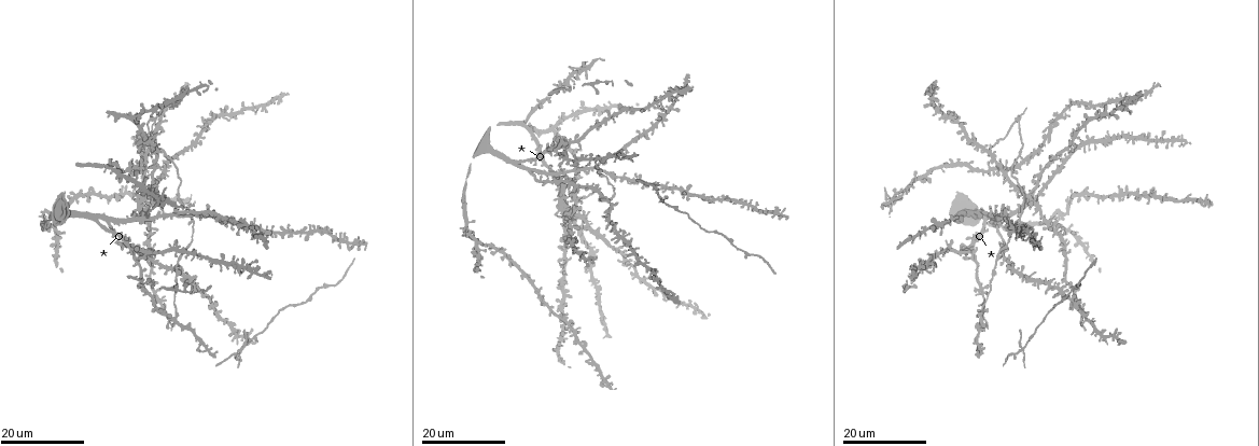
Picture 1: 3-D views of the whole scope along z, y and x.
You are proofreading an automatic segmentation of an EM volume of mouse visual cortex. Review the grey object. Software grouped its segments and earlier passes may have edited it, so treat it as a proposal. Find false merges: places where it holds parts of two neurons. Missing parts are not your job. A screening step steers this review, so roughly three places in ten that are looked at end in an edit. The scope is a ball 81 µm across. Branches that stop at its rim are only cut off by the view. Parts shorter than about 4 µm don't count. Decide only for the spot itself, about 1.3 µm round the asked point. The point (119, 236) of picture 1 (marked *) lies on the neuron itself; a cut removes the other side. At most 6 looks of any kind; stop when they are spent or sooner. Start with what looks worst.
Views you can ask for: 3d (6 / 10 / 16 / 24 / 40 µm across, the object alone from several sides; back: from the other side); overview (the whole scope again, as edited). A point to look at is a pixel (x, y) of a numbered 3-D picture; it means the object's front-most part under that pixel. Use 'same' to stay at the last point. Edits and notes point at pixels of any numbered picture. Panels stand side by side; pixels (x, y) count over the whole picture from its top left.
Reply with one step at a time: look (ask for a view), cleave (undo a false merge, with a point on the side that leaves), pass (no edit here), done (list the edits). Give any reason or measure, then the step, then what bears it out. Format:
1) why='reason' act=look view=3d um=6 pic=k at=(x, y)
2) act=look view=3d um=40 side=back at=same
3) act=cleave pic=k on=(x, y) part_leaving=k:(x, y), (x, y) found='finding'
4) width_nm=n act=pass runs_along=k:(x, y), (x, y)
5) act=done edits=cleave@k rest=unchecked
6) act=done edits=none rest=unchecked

why='four or more arms meet' act=look view=3d um=16 pic=1 at=(1021, 347)

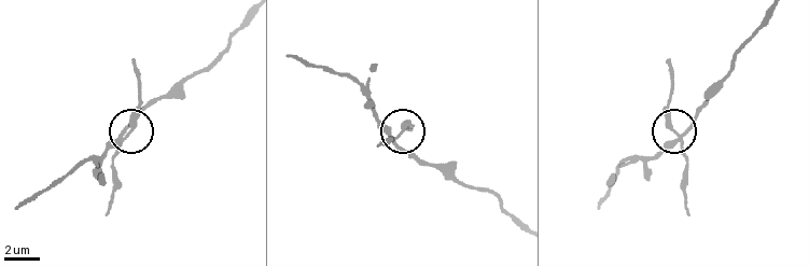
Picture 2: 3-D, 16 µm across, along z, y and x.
why='zoom in' act=look view=3d um=10 pic=2 at=(396, 135)

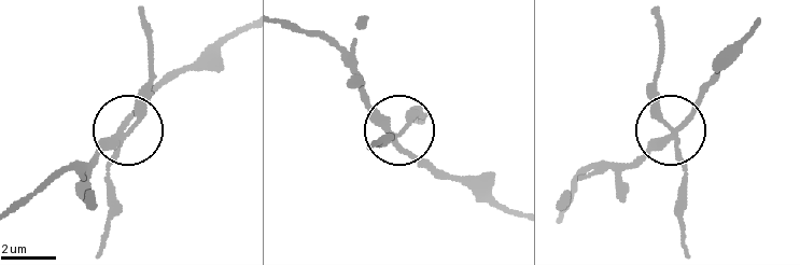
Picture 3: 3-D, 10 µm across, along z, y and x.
arms=4 act=cleave pic=3 on=(142, 111) part_leaving=3:(122, 135), (138, 116), (148, 81), (143, 12) found='two neurons meet here'

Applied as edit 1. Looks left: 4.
act=look view=overview

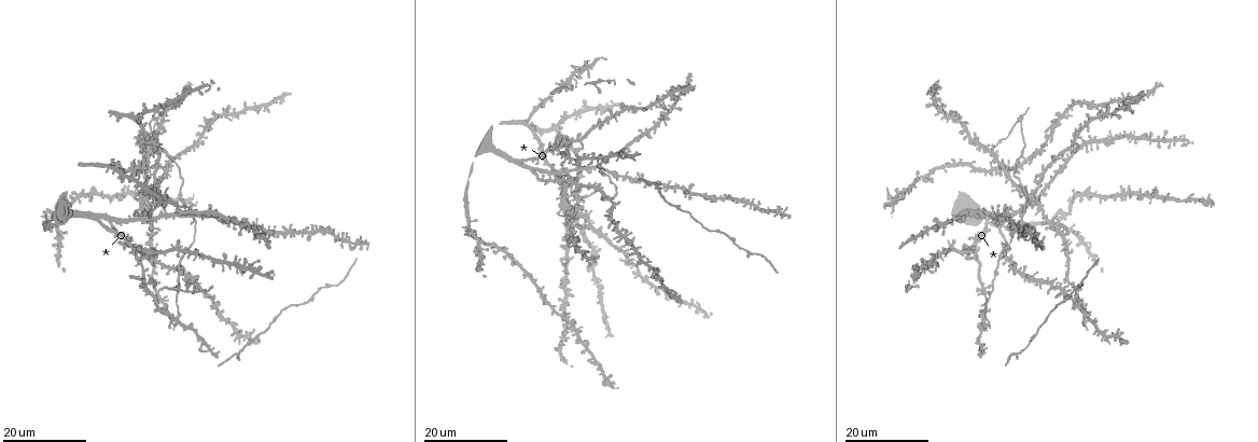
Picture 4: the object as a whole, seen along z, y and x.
why='three-way junction' act=look view=3d um=16 pic=4 at=(190, 256)

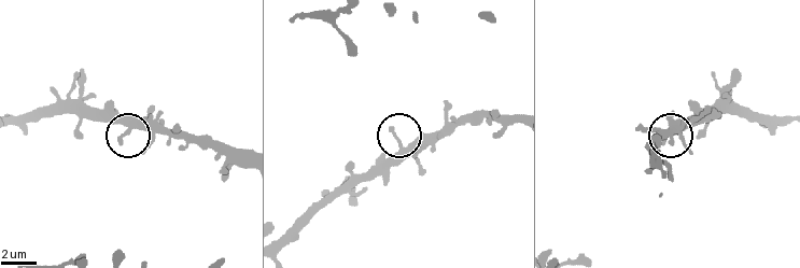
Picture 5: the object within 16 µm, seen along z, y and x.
act=look view=3d um=10 pic=5 at=(131, 129)

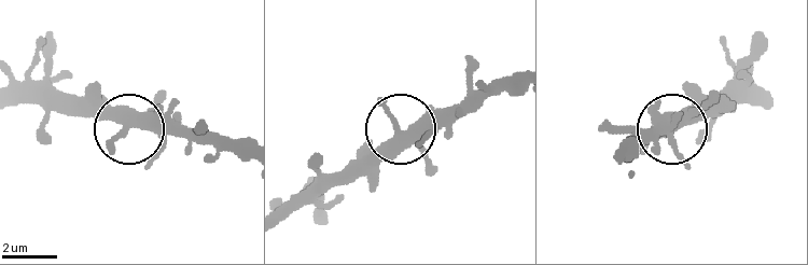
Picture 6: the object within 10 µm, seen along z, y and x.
width_nm=300 act=pass runs_along=6:(282, 221), (351, 179), (401, 133), (442, 130), (460, 119) found='one neuron here'

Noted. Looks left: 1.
act=done edits=cleave@3 rest=unchecked

